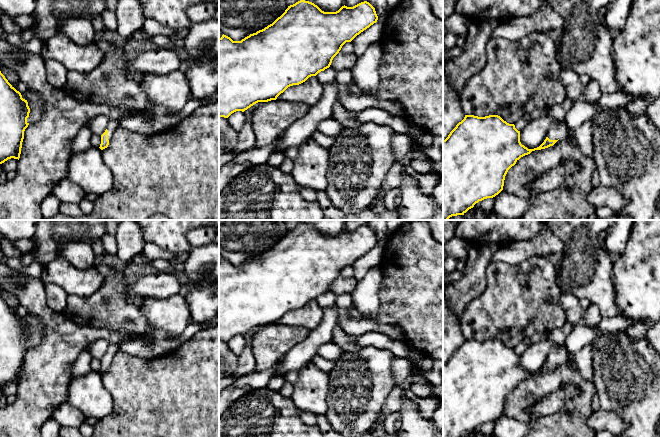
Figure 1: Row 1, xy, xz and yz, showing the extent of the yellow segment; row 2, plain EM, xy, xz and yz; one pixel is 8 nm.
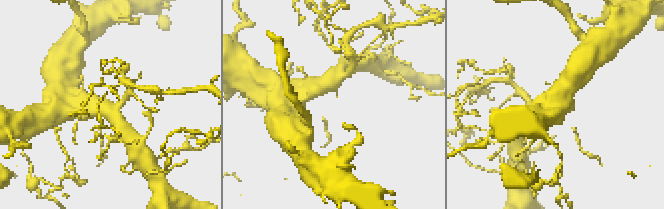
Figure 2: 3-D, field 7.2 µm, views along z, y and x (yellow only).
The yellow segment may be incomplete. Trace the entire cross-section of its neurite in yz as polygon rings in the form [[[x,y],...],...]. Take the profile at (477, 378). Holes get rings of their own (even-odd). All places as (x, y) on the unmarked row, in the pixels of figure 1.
[[[465,339],[464,343],[443,364],[443,437],[466,437],[479,425],[495,421],[503,414],[508,394],[521,381],[530,378],[532,375],[553,370],[559,363],[567,359],[568,354],[564,344],[560,347],[554,347],[544,366],[537,372],[528,373],[521,368],[520,355],[515,352],[515,349],[507,347],[500,340]]]

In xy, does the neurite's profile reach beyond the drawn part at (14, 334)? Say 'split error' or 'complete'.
complete

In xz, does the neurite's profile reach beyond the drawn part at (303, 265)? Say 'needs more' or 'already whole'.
already whole

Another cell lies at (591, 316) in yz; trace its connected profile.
[[[591,304],[583,313],[584,324],[589,327],[597,327],[601,319],[600,311],[594,304]]]

